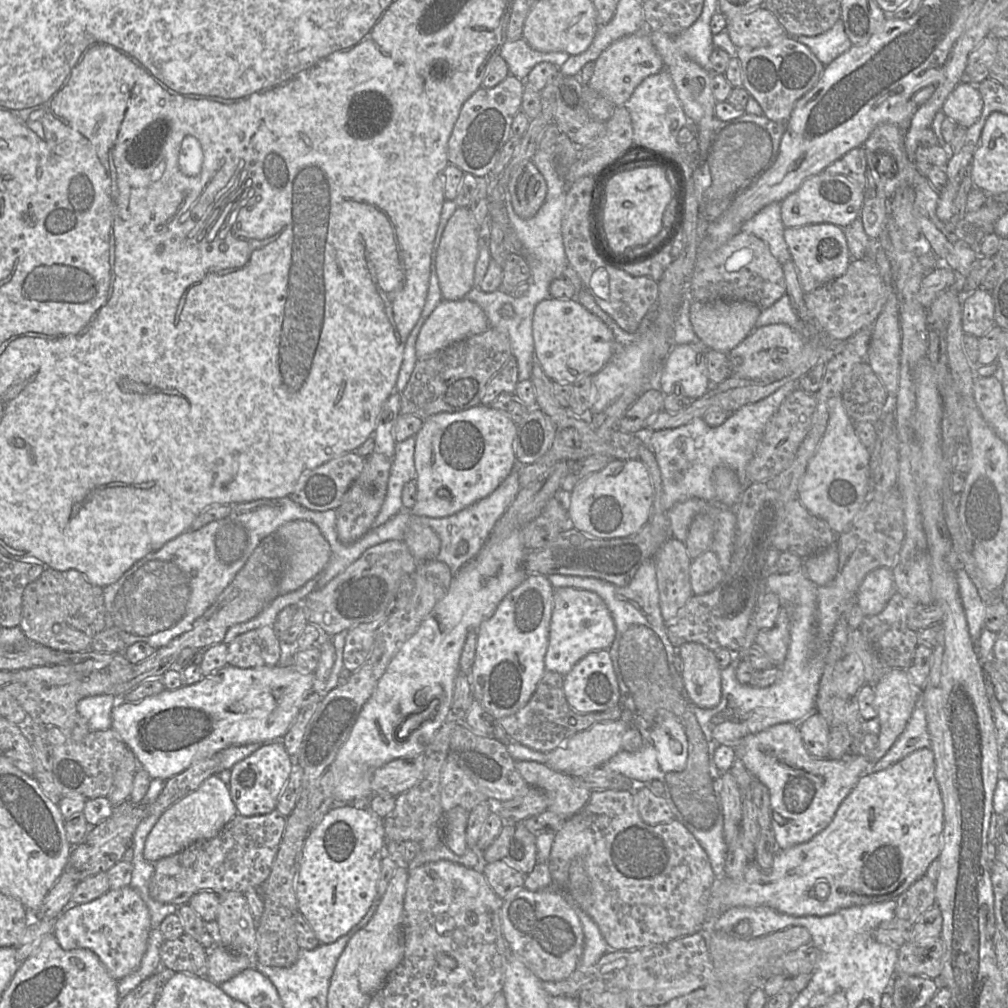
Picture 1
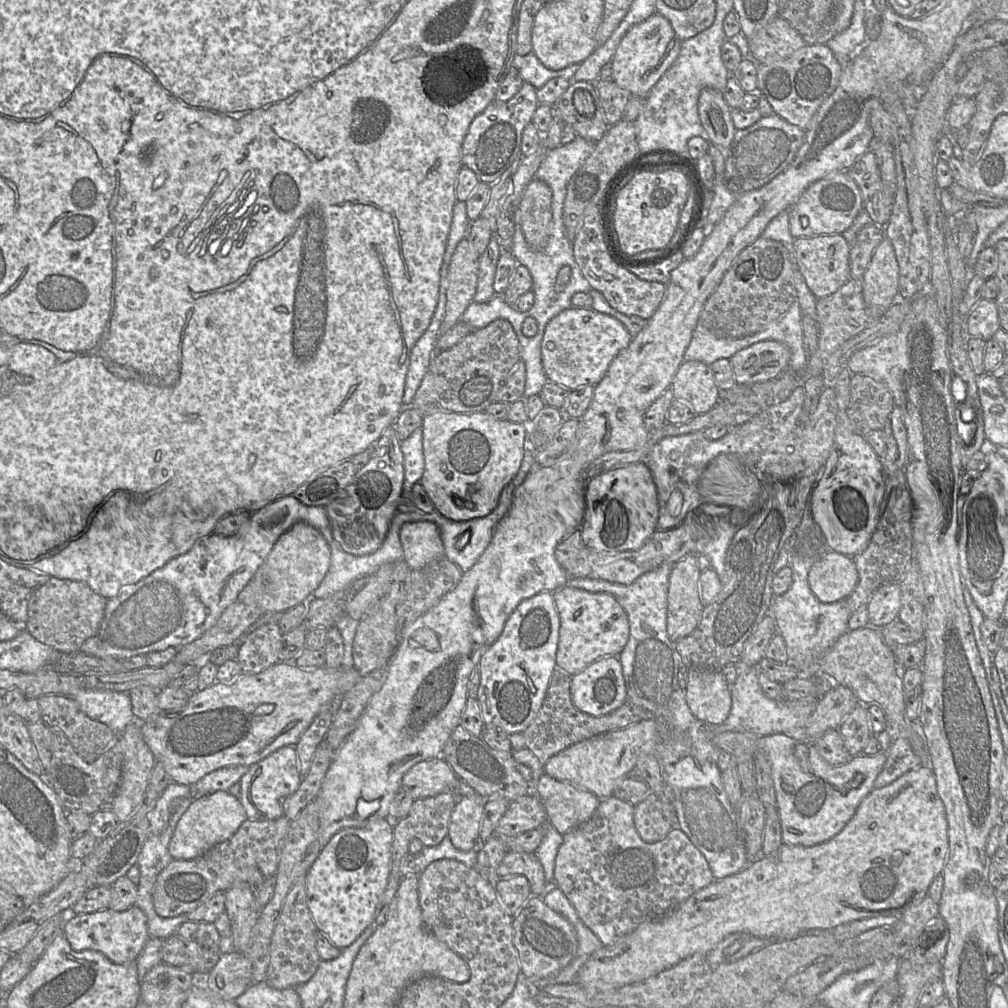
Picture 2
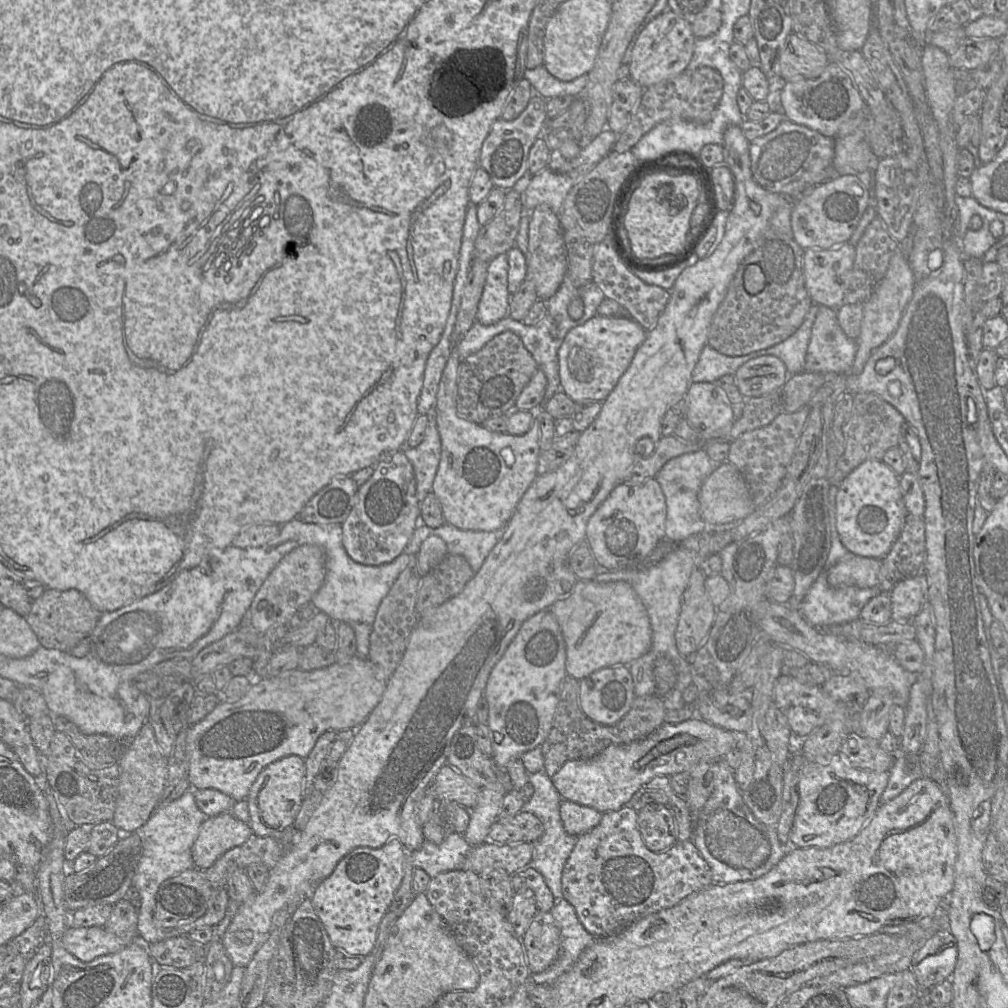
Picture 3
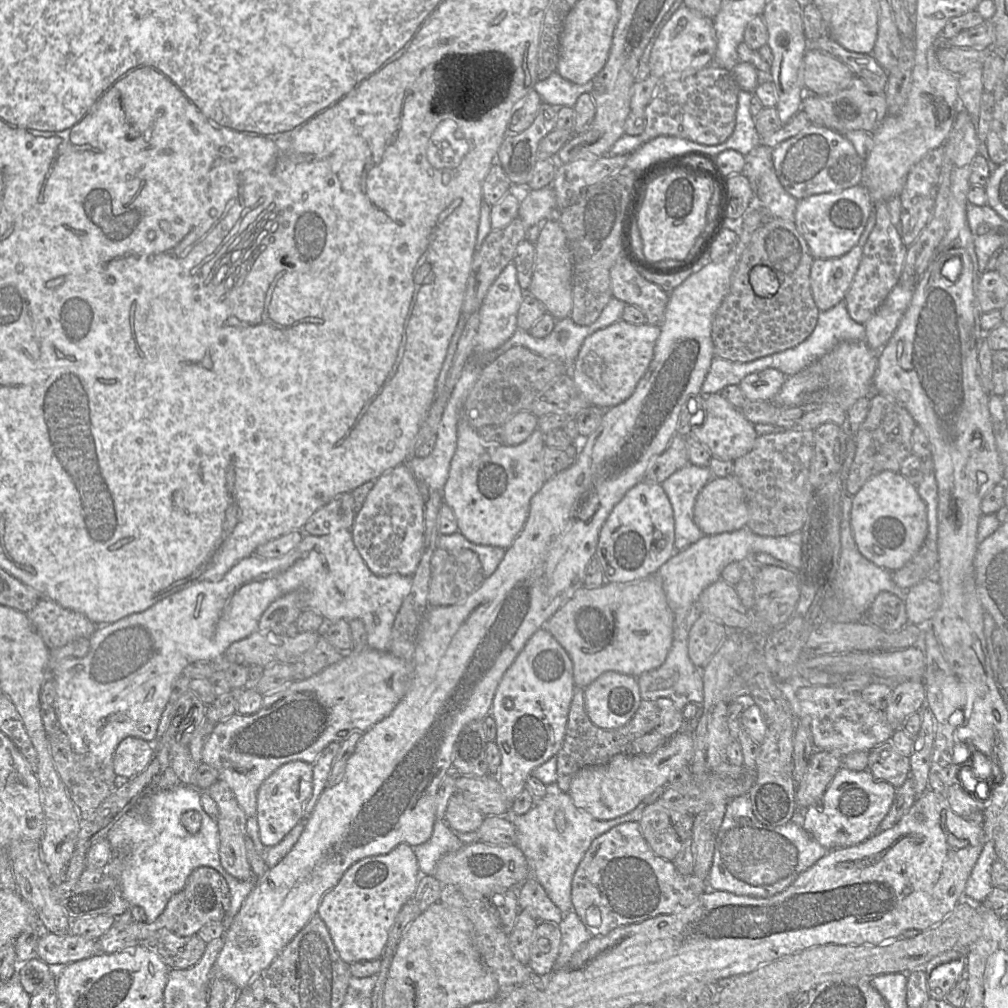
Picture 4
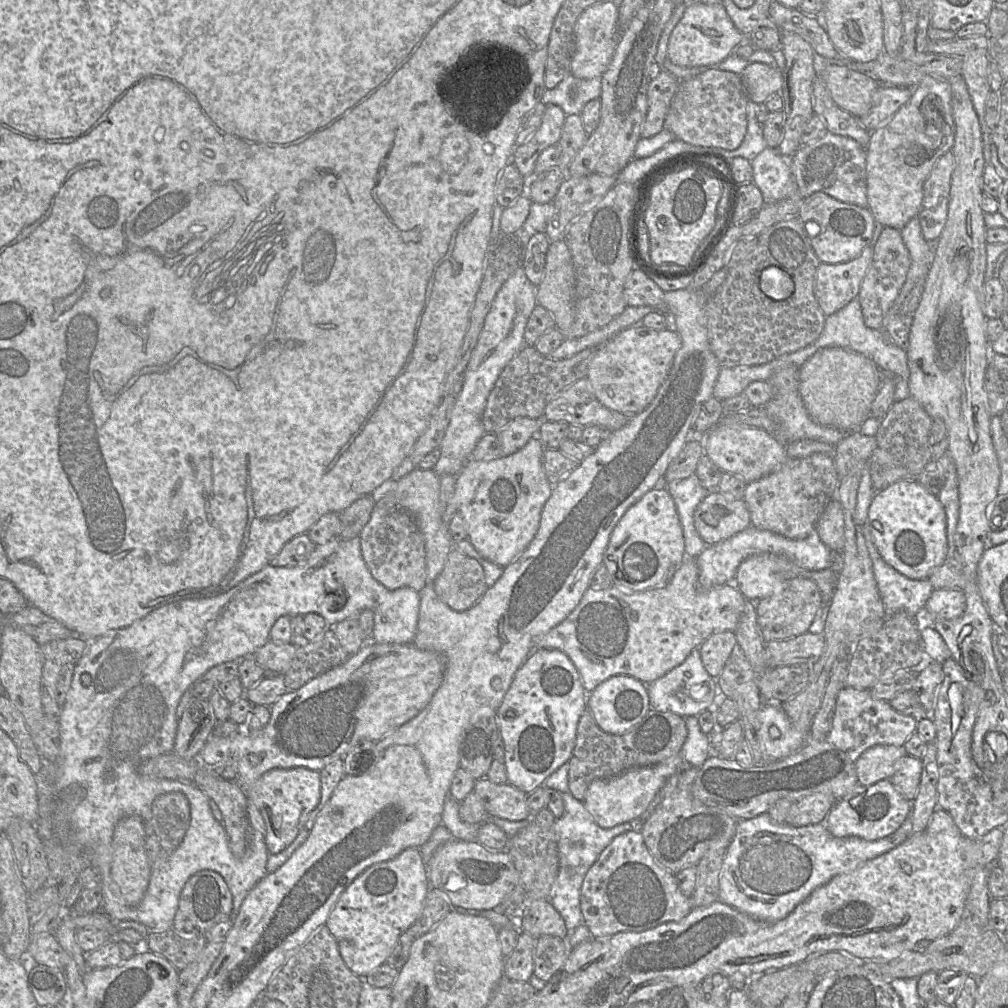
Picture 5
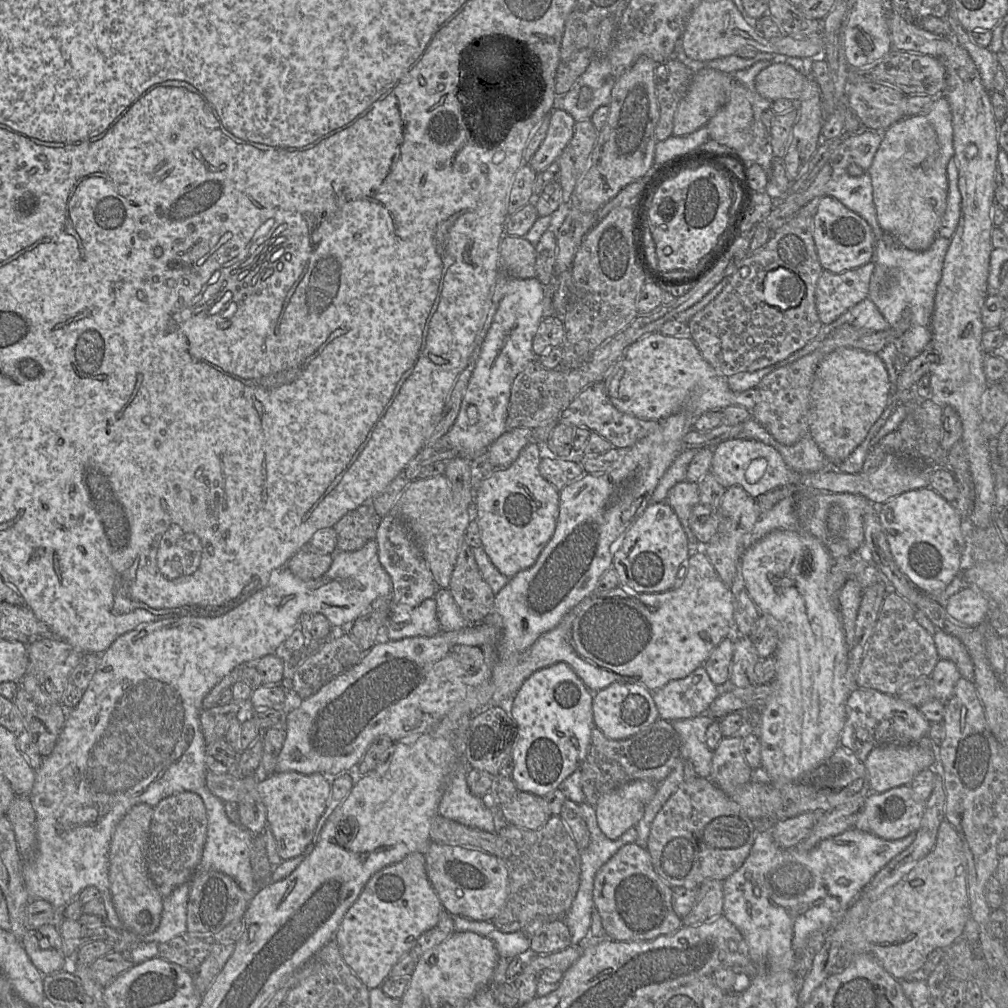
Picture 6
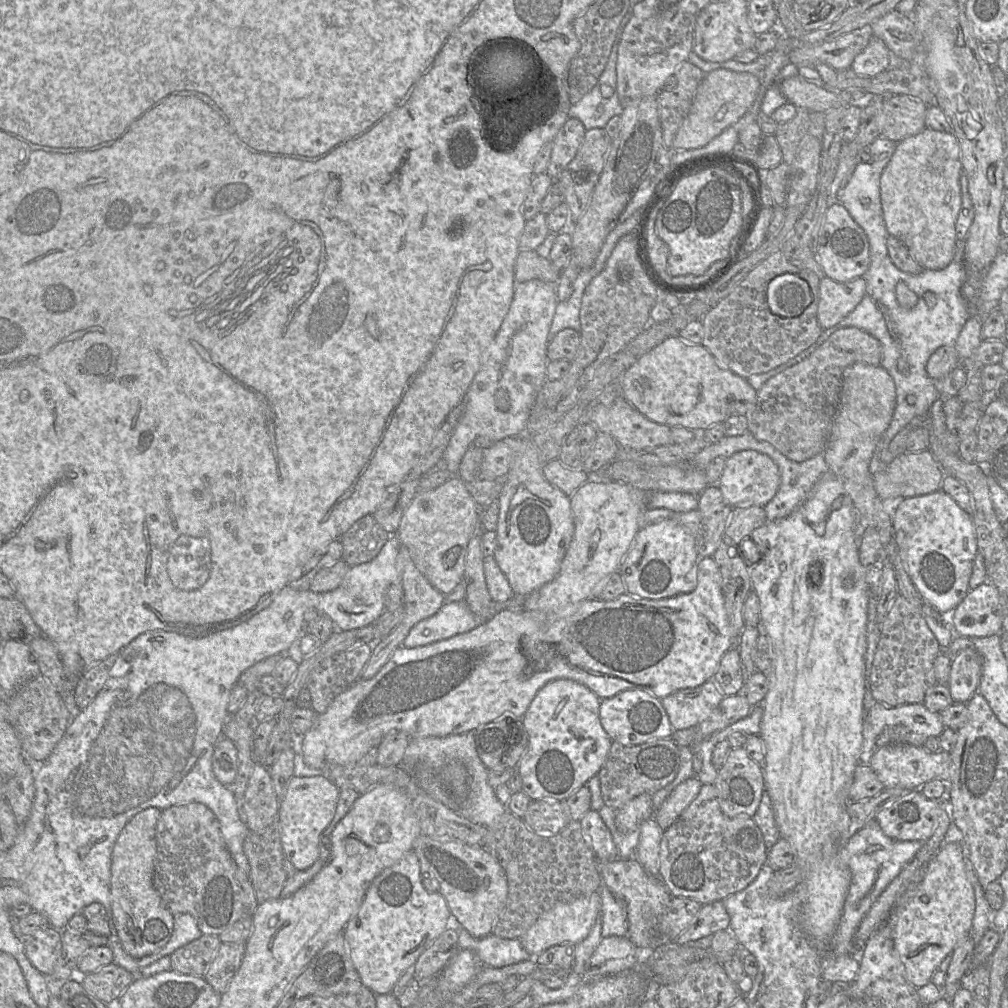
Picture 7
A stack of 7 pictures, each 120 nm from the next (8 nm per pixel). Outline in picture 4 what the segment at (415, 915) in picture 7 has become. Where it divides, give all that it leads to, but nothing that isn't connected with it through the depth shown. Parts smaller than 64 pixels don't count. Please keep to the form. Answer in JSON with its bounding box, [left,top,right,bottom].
[317,844,423,964]

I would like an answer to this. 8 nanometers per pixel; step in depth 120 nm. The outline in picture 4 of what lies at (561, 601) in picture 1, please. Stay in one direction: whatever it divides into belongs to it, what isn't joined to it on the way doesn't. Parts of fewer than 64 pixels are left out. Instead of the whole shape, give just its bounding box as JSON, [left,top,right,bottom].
[545,573,674,689]

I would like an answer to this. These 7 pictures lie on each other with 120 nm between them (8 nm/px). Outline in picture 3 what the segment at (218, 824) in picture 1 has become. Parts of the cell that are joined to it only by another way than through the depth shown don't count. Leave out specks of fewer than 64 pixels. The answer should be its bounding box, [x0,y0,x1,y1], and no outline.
[192,812,252,868]

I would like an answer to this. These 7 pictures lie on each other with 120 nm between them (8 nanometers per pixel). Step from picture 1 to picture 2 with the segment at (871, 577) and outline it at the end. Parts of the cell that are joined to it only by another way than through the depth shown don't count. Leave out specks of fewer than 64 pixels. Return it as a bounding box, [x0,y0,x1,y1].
[868,583,901,626]

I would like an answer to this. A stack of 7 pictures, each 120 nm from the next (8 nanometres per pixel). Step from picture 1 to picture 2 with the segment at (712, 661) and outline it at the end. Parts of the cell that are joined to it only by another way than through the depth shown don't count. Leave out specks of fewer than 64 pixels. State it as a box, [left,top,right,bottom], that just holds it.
[685,669,731,724]

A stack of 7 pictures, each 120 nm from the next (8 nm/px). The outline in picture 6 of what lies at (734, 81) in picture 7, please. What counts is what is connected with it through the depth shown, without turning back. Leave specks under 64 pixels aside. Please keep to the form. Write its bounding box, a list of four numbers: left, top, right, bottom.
[672,69,734,136]

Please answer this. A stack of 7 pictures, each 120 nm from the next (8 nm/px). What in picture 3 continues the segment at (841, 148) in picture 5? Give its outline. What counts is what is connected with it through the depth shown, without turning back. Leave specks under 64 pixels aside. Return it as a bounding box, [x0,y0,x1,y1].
[749,119,838,199]

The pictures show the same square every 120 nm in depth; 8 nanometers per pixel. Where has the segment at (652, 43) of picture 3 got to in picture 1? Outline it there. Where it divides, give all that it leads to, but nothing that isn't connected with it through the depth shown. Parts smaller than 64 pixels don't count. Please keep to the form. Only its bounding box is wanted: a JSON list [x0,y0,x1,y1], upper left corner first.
[587,30,664,106]

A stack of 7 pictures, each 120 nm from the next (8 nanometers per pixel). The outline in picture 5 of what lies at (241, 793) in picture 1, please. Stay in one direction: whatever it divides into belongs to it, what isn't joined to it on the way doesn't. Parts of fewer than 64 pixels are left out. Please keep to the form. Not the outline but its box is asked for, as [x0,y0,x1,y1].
[241,768,321,855]

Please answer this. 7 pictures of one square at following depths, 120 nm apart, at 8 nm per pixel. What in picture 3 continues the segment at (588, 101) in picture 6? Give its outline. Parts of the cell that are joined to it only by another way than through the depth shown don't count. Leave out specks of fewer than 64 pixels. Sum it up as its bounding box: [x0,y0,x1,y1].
[524,65,587,98]

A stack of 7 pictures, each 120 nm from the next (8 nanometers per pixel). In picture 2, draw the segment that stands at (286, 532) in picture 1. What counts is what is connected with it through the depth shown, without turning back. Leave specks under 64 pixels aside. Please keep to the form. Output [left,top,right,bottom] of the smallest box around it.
[250,530,331,614]

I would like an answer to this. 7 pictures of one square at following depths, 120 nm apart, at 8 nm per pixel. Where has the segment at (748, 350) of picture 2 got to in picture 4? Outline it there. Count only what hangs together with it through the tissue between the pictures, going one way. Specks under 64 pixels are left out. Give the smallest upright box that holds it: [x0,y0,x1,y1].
[739,368,786,401]

